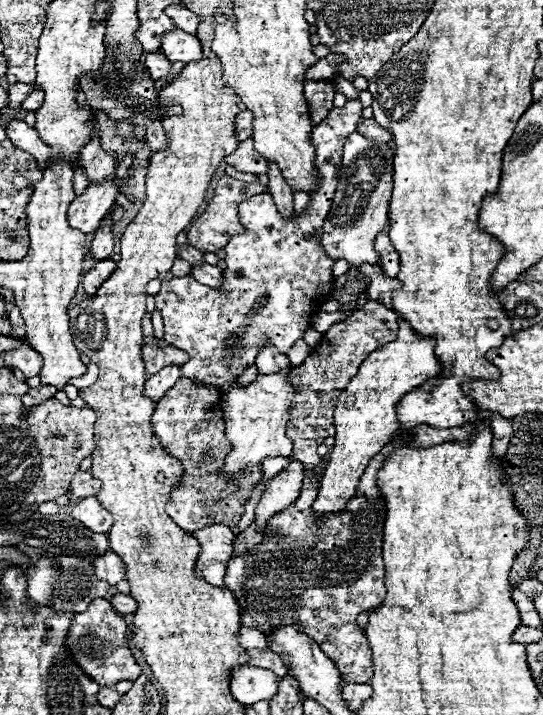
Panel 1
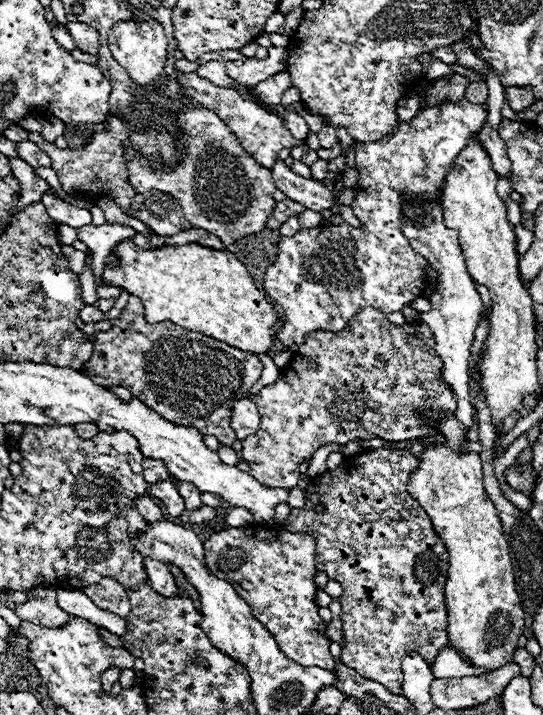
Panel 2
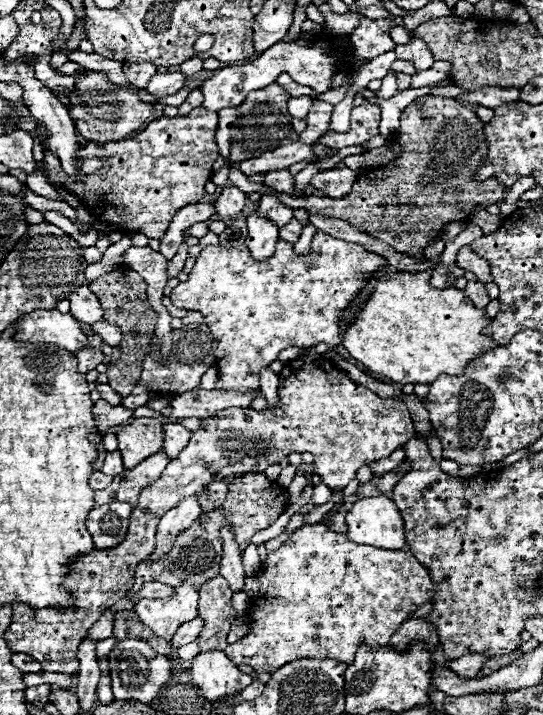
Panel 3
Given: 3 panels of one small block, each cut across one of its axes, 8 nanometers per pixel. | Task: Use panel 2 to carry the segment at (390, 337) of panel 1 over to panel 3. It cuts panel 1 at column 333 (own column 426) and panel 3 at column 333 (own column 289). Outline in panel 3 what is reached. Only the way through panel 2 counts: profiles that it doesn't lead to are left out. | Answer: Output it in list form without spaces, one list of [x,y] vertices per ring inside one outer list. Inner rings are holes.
[[[302,354],[292,362],[284,364],[284,370],[280,372],[280,388],[278,388],[280,404],[278,408],[266,408],[262,412],[256,410],[244,410],[244,408],[228,408],[224,412],[218,412],[216,416],[202,420],[202,426],[192,434],[188,446],[180,452],[178,460],[168,462],[162,476],[154,482],[142,488],[138,496],[138,504],[132,510],[130,526],[124,542],[120,542],[114,548],[108,550],[92,550],[88,554],[76,556],[68,564],[68,574],[64,578],[64,588],[74,598],[74,604],[68,608],[30,608],[28,604],[12,604],[12,624],[6,630],[6,644],[12,648],[12,652],[24,652],[36,658],[44,672],[62,672],[62,674],[74,674],[78,672],[78,644],[86,636],[86,630],[102,616],[104,610],[108,610],[112,604],[116,604],[120,598],[126,596],[130,586],[134,584],[134,568],[138,562],[146,560],[154,552],[156,544],[156,526],[158,520],[174,508],[174,504],[180,502],[182,496],[196,494],[204,484],[210,484],[212,480],[220,478],[234,478],[246,472],[264,472],[272,464],[280,464],[284,456],[290,452],[310,452],[314,454],[314,472],[322,478],[326,486],[332,490],[342,490],[350,480],[356,478],[358,468],[370,466],[386,456],[390,456],[396,448],[404,446],[408,440],[418,436],[414,430],[414,424],[410,420],[410,414],[406,406],[392,398],[380,398],[368,388],[352,382],[342,370],[338,370],[328,358],[322,354]]]

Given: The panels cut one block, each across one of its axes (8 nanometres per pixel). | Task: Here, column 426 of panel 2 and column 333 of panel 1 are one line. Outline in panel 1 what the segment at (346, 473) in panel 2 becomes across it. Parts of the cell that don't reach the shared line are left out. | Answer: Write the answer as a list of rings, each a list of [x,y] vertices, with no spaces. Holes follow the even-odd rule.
[[[394,444],[384,446],[366,466],[366,472],[360,478],[356,496],[348,502],[348,508],[338,514],[328,514],[320,526],[316,526],[312,518],[312,510],[296,510],[294,506],[286,508],[278,516],[270,520],[270,524],[282,536],[266,536],[262,544],[256,546],[252,554],[232,558],[228,562],[228,572],[224,578],[224,586],[236,594],[240,606],[242,624],[250,628],[258,628],[260,632],[272,632],[280,624],[298,624],[302,632],[314,638],[326,656],[336,662],[342,678],[346,682],[364,684],[372,676],[372,660],[370,648],[362,628],[356,626],[356,616],[370,608],[380,606],[386,594],[384,588],[384,562],[382,562],[382,528],[386,518],[384,500],[376,488],[376,472],[386,460],[386,456],[394,450]]]

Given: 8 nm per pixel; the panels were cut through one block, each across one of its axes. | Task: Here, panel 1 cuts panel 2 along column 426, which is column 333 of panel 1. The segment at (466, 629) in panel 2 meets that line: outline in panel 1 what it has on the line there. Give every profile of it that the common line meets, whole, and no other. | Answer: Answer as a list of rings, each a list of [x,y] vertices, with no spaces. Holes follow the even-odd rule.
[[[400,320],[396,340],[378,348],[378,352],[372,352],[362,362],[358,374],[350,380],[346,390],[340,394],[334,412],[336,444],[320,480],[318,498],[312,506],[316,520],[346,508],[348,500],[356,492],[358,480],[366,464],[392,440],[394,432],[400,426],[396,418],[396,402],[404,394],[412,392],[420,384],[440,374],[440,362],[434,356],[434,344],[436,342],[432,338],[418,338],[414,330],[408,326],[408,322]]]

